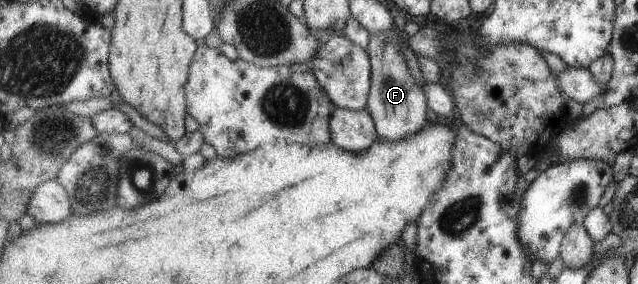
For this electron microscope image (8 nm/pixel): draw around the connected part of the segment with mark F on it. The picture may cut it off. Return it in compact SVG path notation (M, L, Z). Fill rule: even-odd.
M395 28L386 33L384 31L374 33L371 37L370 47L367 49L371 55L373 67L367 111L375 119L379 139L392 141L392 143L404 141L404 139L414 137L416 133L424 131L426 125L429 124L428 109L431 109L423 87L420 87L412 77L398 37L400 35Z

